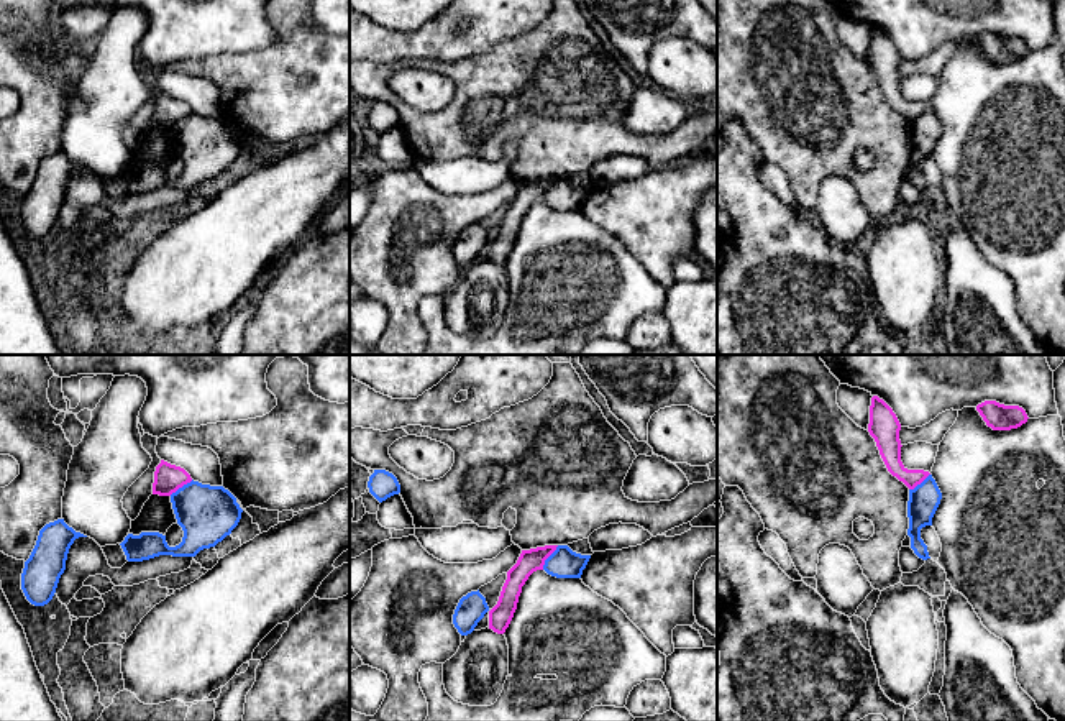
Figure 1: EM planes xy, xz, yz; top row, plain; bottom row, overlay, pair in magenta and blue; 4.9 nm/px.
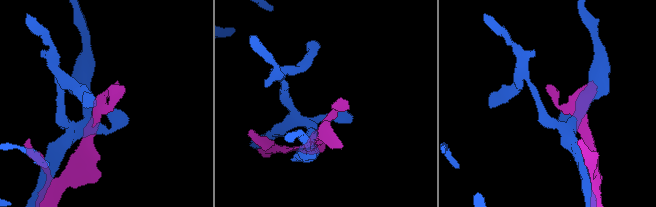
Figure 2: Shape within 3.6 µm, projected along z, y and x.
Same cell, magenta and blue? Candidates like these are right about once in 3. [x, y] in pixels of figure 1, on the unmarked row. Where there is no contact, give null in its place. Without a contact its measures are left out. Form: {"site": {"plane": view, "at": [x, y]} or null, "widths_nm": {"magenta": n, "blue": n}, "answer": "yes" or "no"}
{"site": {"plane": "xz", "at": [548, 188]}, "widths_nm": {"magenta": 110, "blue": 150}, "answer": "no"}

